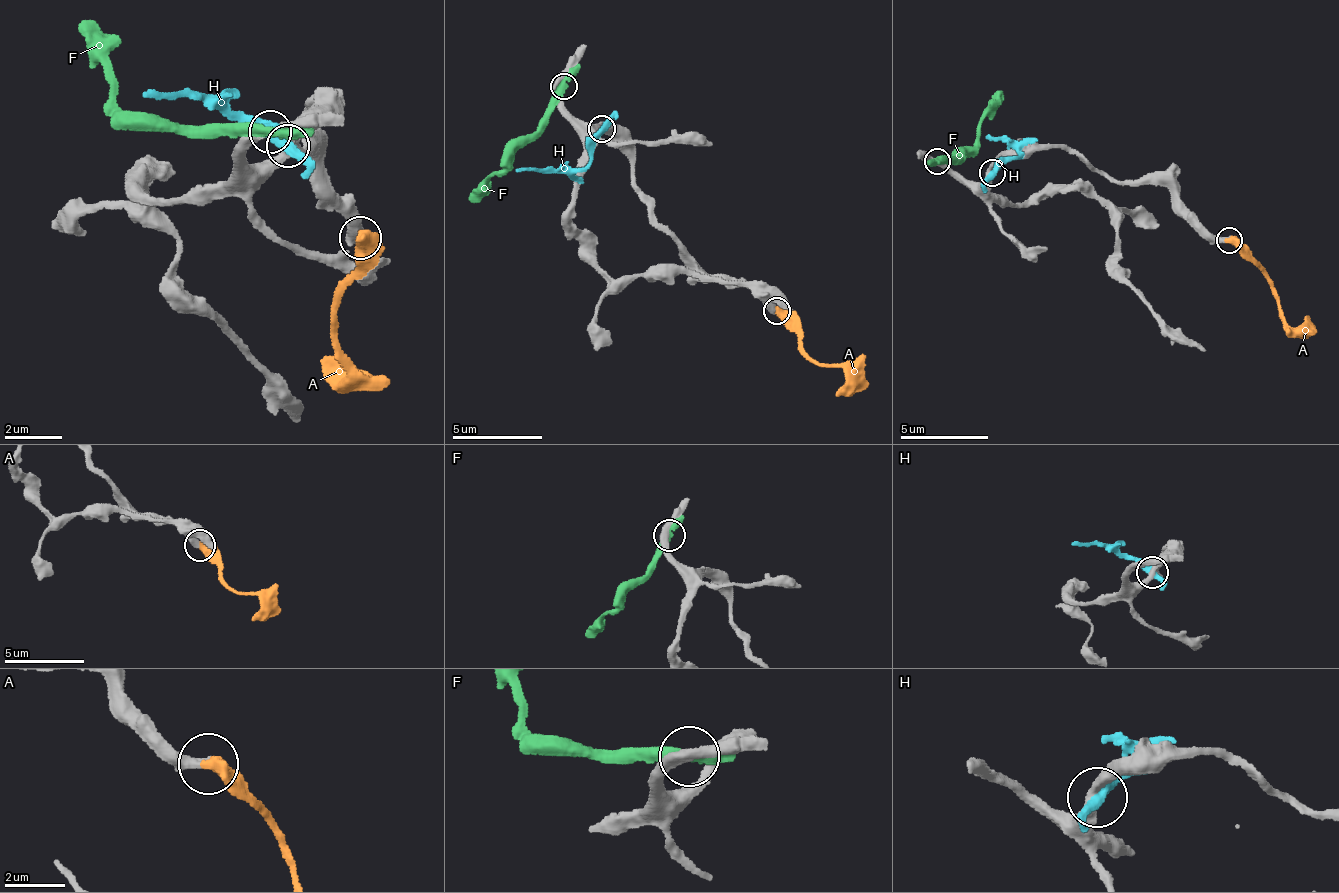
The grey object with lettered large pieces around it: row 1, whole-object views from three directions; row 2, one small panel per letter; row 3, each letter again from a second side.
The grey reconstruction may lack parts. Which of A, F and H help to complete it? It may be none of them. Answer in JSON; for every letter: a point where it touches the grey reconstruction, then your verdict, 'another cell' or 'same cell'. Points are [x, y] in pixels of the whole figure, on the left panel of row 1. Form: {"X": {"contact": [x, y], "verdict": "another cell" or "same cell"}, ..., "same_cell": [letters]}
{"A": {"contact": [360, 237], "verdict": "same cell"}, "F": {"contact": [270, 131], "verdict": "another cell"}, "H": {"contact": [287, 146], "verdict": "another cell"}, "same_cell": ["A"]}

